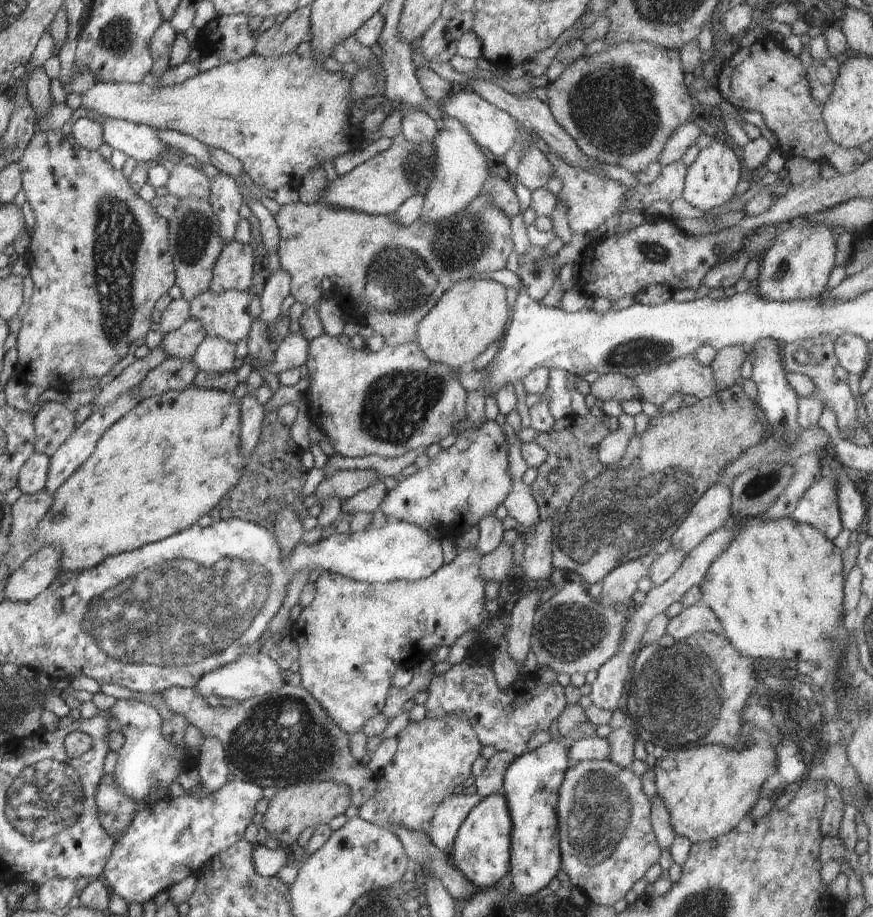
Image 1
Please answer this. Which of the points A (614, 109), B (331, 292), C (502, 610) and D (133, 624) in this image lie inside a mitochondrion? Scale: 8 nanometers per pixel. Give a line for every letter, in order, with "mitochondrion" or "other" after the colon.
A: mitochondrion
B: other
C: other
D: mitochondrion

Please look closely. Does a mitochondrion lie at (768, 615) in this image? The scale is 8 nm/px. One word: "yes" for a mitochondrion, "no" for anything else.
no

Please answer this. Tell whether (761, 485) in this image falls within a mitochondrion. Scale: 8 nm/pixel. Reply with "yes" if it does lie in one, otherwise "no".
yes

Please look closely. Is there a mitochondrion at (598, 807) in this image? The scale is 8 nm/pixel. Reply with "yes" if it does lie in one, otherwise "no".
yes

